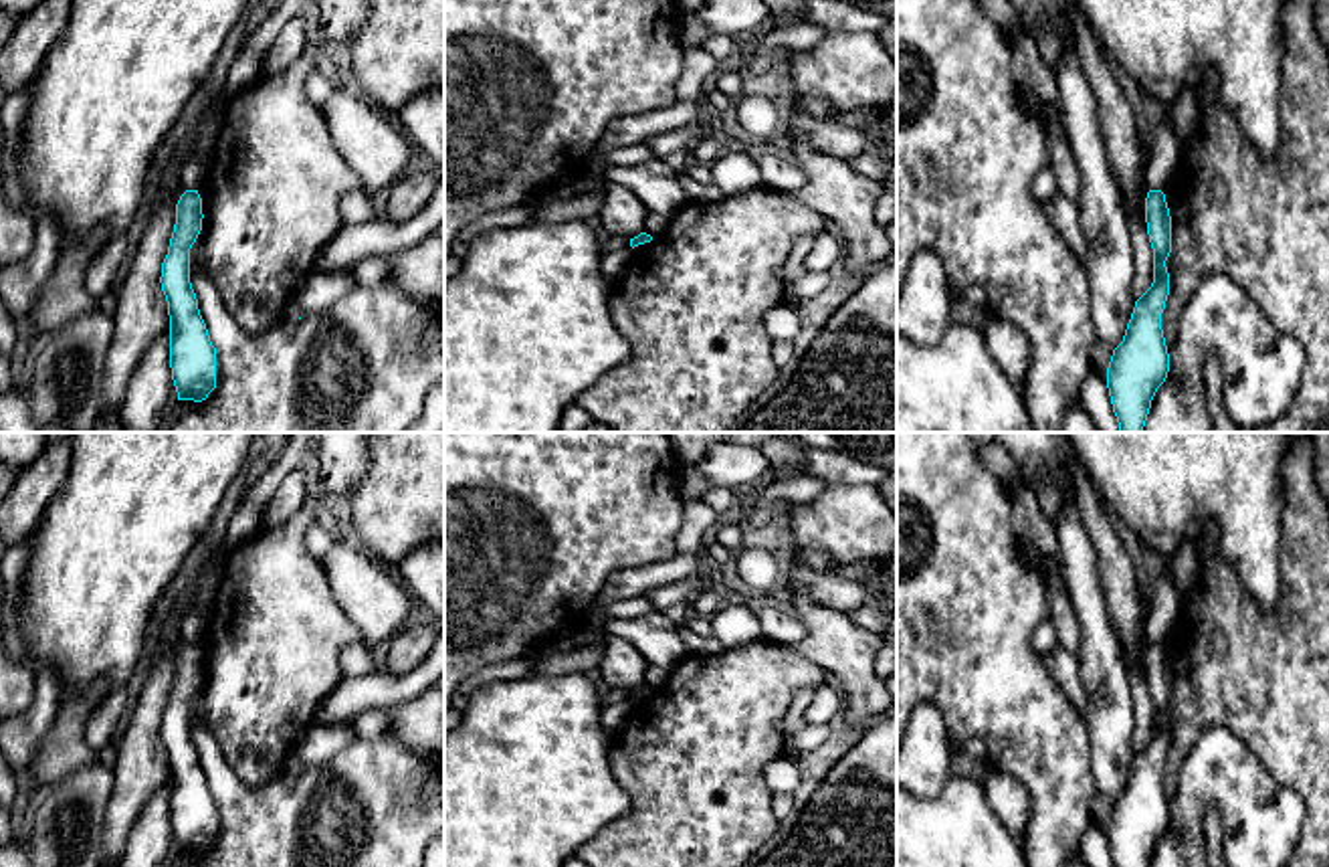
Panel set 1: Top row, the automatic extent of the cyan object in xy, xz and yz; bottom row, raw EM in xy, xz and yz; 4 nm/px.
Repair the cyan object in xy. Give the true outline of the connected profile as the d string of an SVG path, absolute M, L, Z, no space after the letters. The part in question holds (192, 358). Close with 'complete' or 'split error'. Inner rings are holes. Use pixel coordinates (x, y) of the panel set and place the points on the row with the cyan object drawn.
M224 89L212 97L192 133L190 150L178 162L176 180L186 190L176 204L176 224L168 255L162 263L162 291L170 315L170 368L178 400L202 402L216 388L216 348L210 342L198 299L190 283L190 249L202 230L202 198L198 186L202 170L196 160L196 143L202 131L222 123Z | split error

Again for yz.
M1165 113L1151 133L1151 156L1145 166L1145 222L1153 249L1153 283L1135 301L1123 342L1113 350L1107 388L1119 432L1143 432L1151 400L1169 372L1169 354L1161 329L1161 313L1169 295L1165 261L1171 253L1171 216L1165 202L1182 148L1173 121Z | split error

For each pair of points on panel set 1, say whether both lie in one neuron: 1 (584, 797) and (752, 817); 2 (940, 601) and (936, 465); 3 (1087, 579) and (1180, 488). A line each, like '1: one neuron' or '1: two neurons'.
1: two neurons
2: one neuron
3: two neurons

